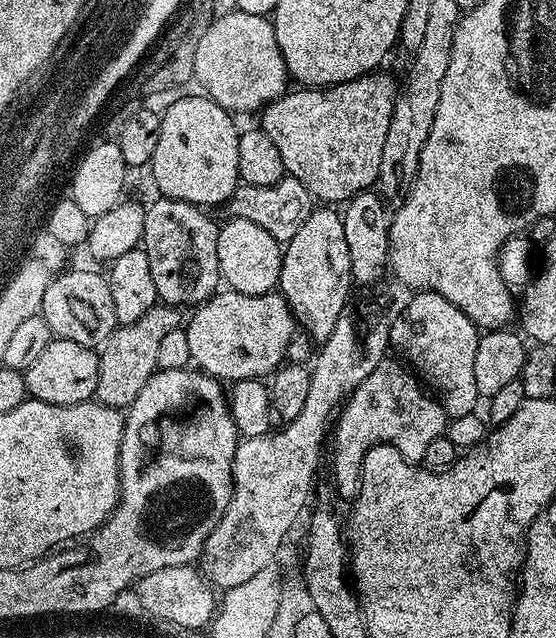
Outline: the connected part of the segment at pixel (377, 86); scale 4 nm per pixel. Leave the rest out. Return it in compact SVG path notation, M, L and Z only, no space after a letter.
M384 71L370 72L329 88L289 90L259 113L258 127L270 142L274 142L285 173L302 182L317 201L347 202L359 192L369 191L379 181L382 145L386 142L386 130L390 130L390 118L398 95L398 80Z

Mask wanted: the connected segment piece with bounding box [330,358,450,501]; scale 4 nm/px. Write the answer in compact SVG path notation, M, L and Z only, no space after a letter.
M386 358L378 362L378 366L374 366L374 371L366 377L366 382L359 384L351 396L344 401L335 421L334 433L330 438L332 480L336 483L337 494L344 500L351 501L360 491L360 467L364 464L366 454L374 446L389 444L394 446L394 450L401 452L407 460L420 462L423 461L430 442L434 442L434 438L445 435L447 428L444 427L450 424L450 417L445 414L444 407L435 395L429 394L425 385L399 359L396 359L397 361L392 359Z

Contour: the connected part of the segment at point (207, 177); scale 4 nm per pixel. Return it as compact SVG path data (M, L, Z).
M180 96L168 109L163 109L158 130L158 143L154 146L154 154L150 171L152 180L161 197L170 200L190 202L197 206L218 204L224 206L235 194L237 185L241 183L240 167L238 166L238 138L241 129L236 128L233 113L218 106L207 96Z

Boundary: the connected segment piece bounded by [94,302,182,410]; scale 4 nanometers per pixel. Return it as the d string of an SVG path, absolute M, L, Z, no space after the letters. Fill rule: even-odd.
M158 302L138 322L122 324L105 338L99 345L98 355L98 386L96 387L95 403L105 404L111 408L126 410L138 398L142 386L146 386L148 379L158 370L158 342L162 342L165 334L170 330L181 327L181 309L171 304Z

